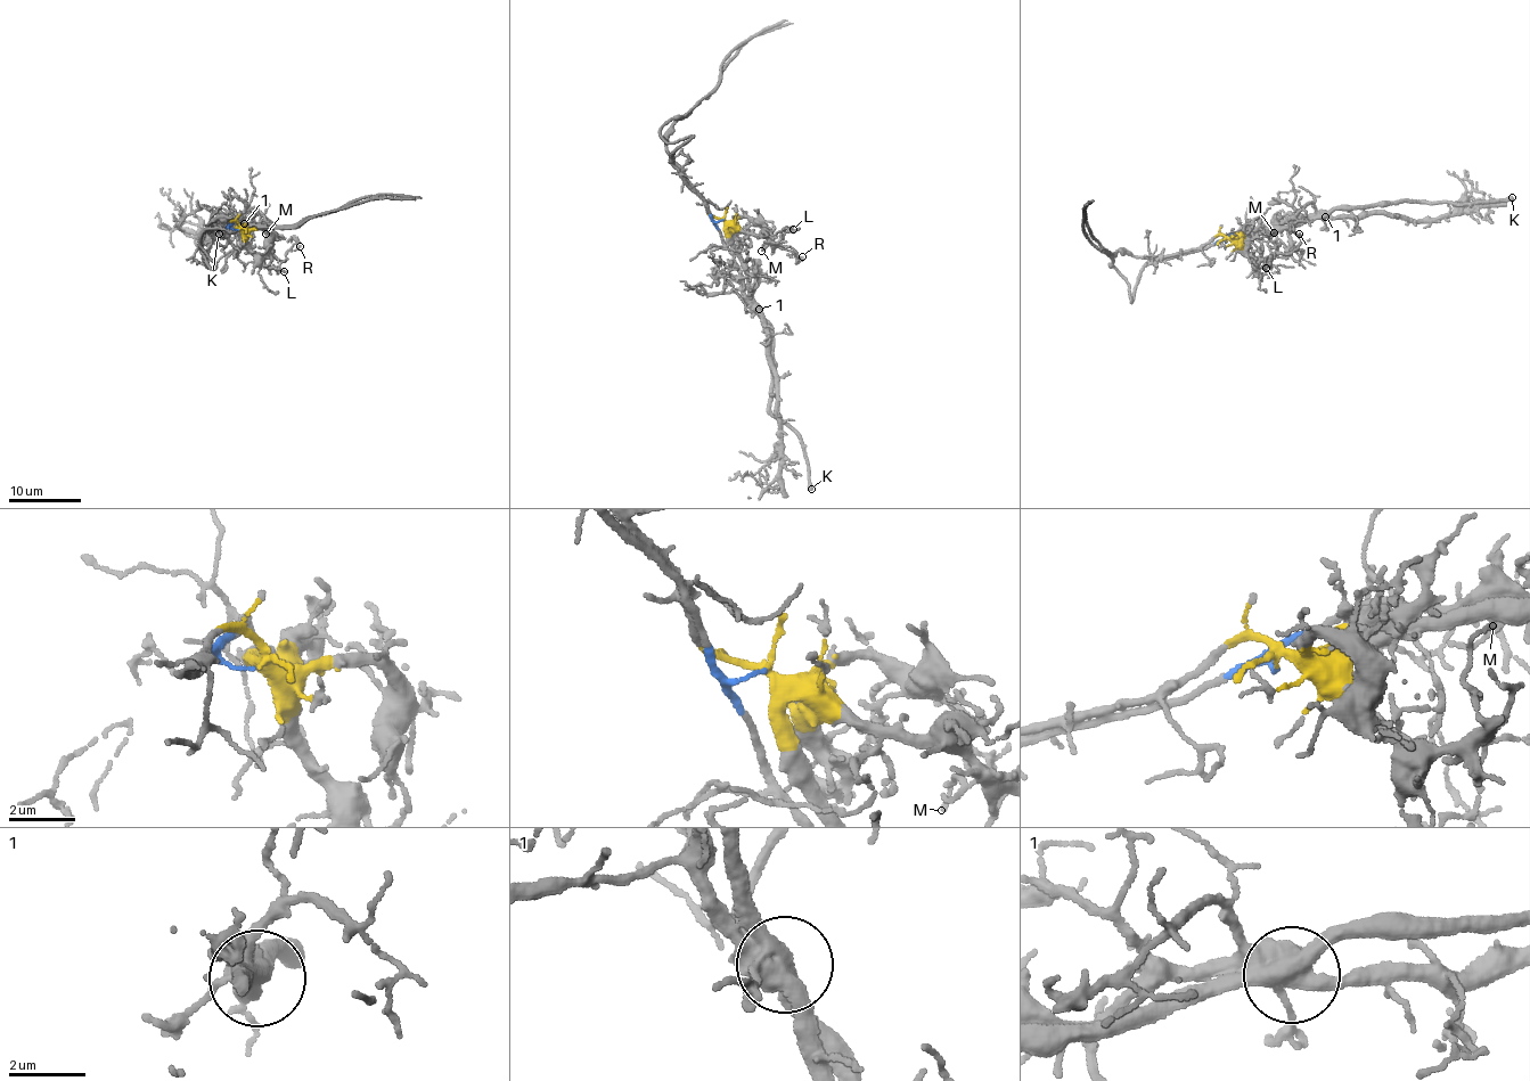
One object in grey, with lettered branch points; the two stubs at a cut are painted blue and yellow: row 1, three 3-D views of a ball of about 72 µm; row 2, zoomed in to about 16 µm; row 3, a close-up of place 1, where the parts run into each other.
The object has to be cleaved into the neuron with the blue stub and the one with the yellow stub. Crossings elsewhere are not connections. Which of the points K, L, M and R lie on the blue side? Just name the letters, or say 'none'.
none

